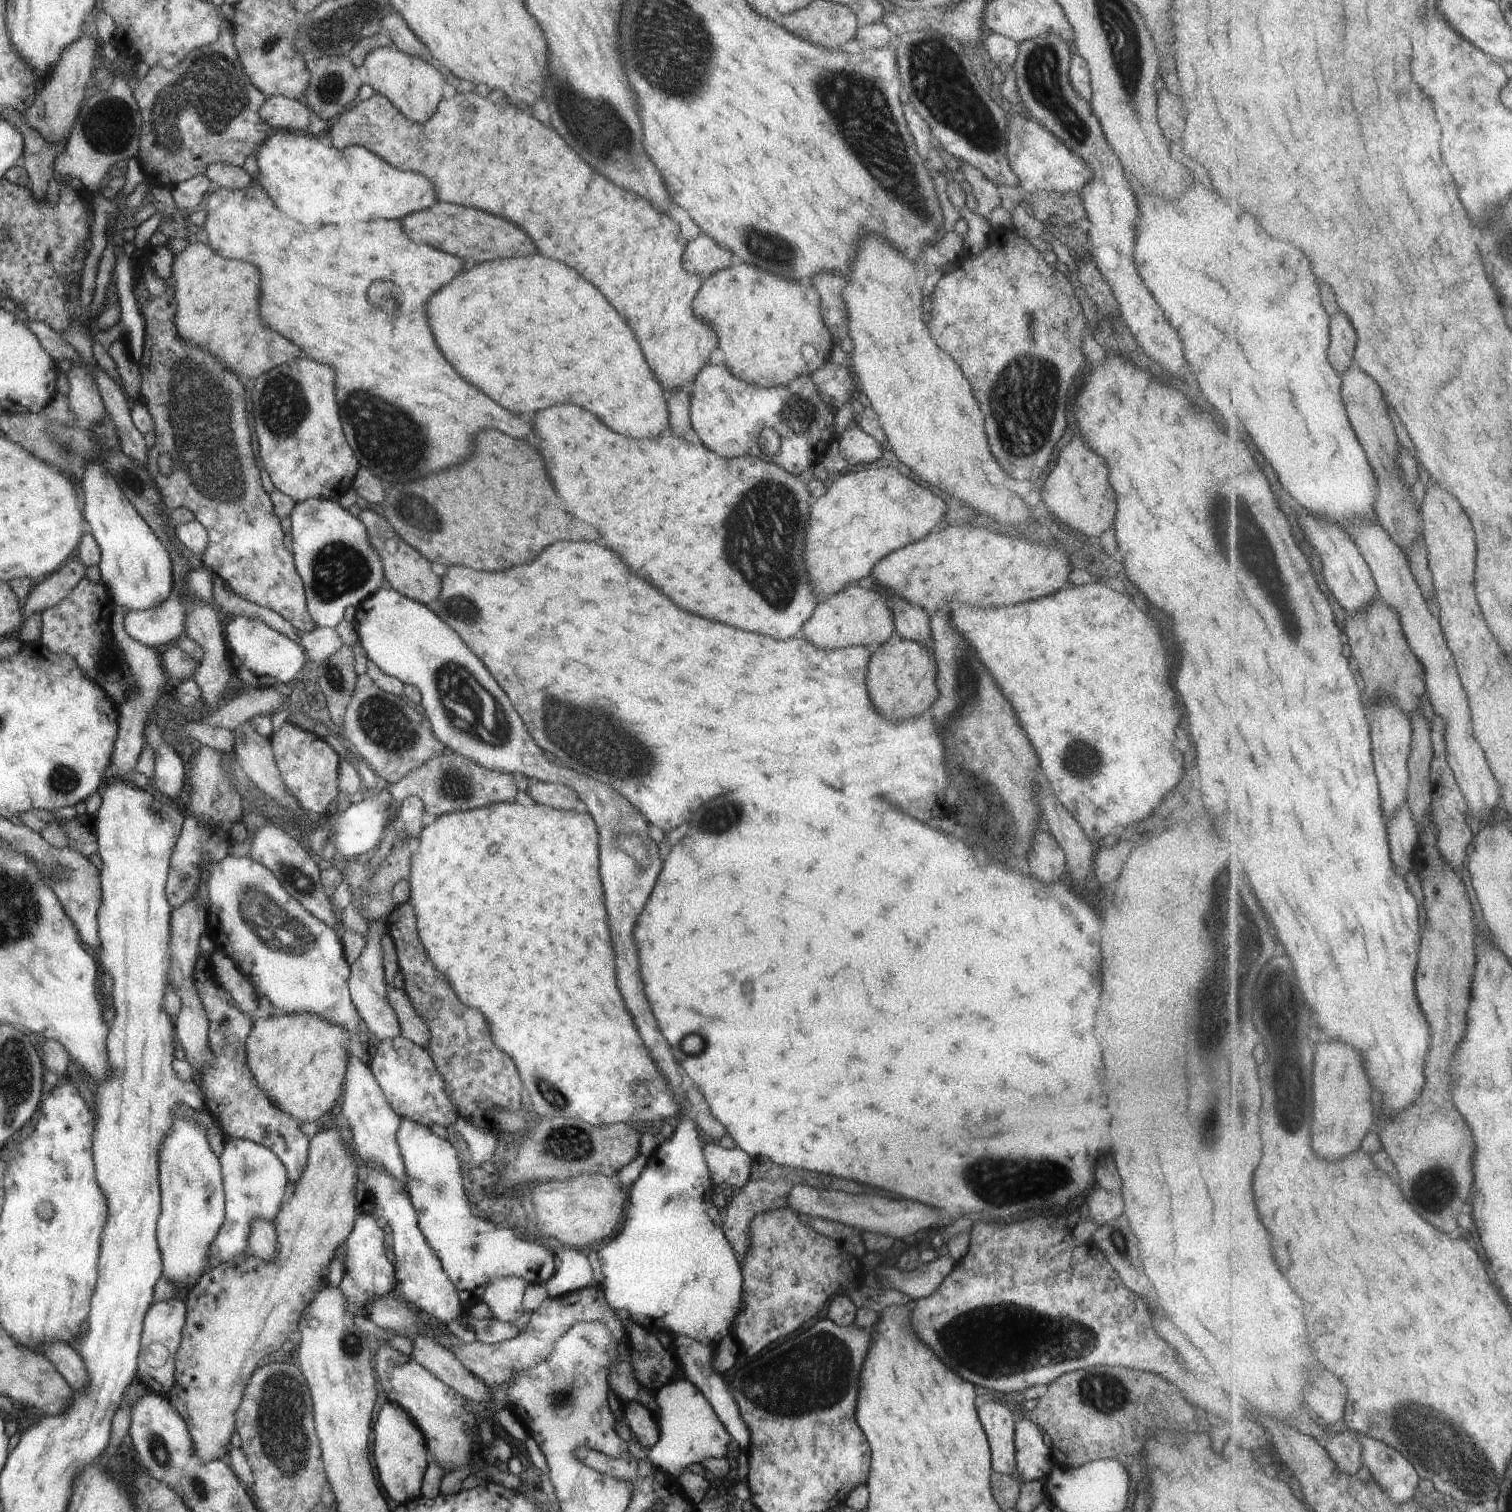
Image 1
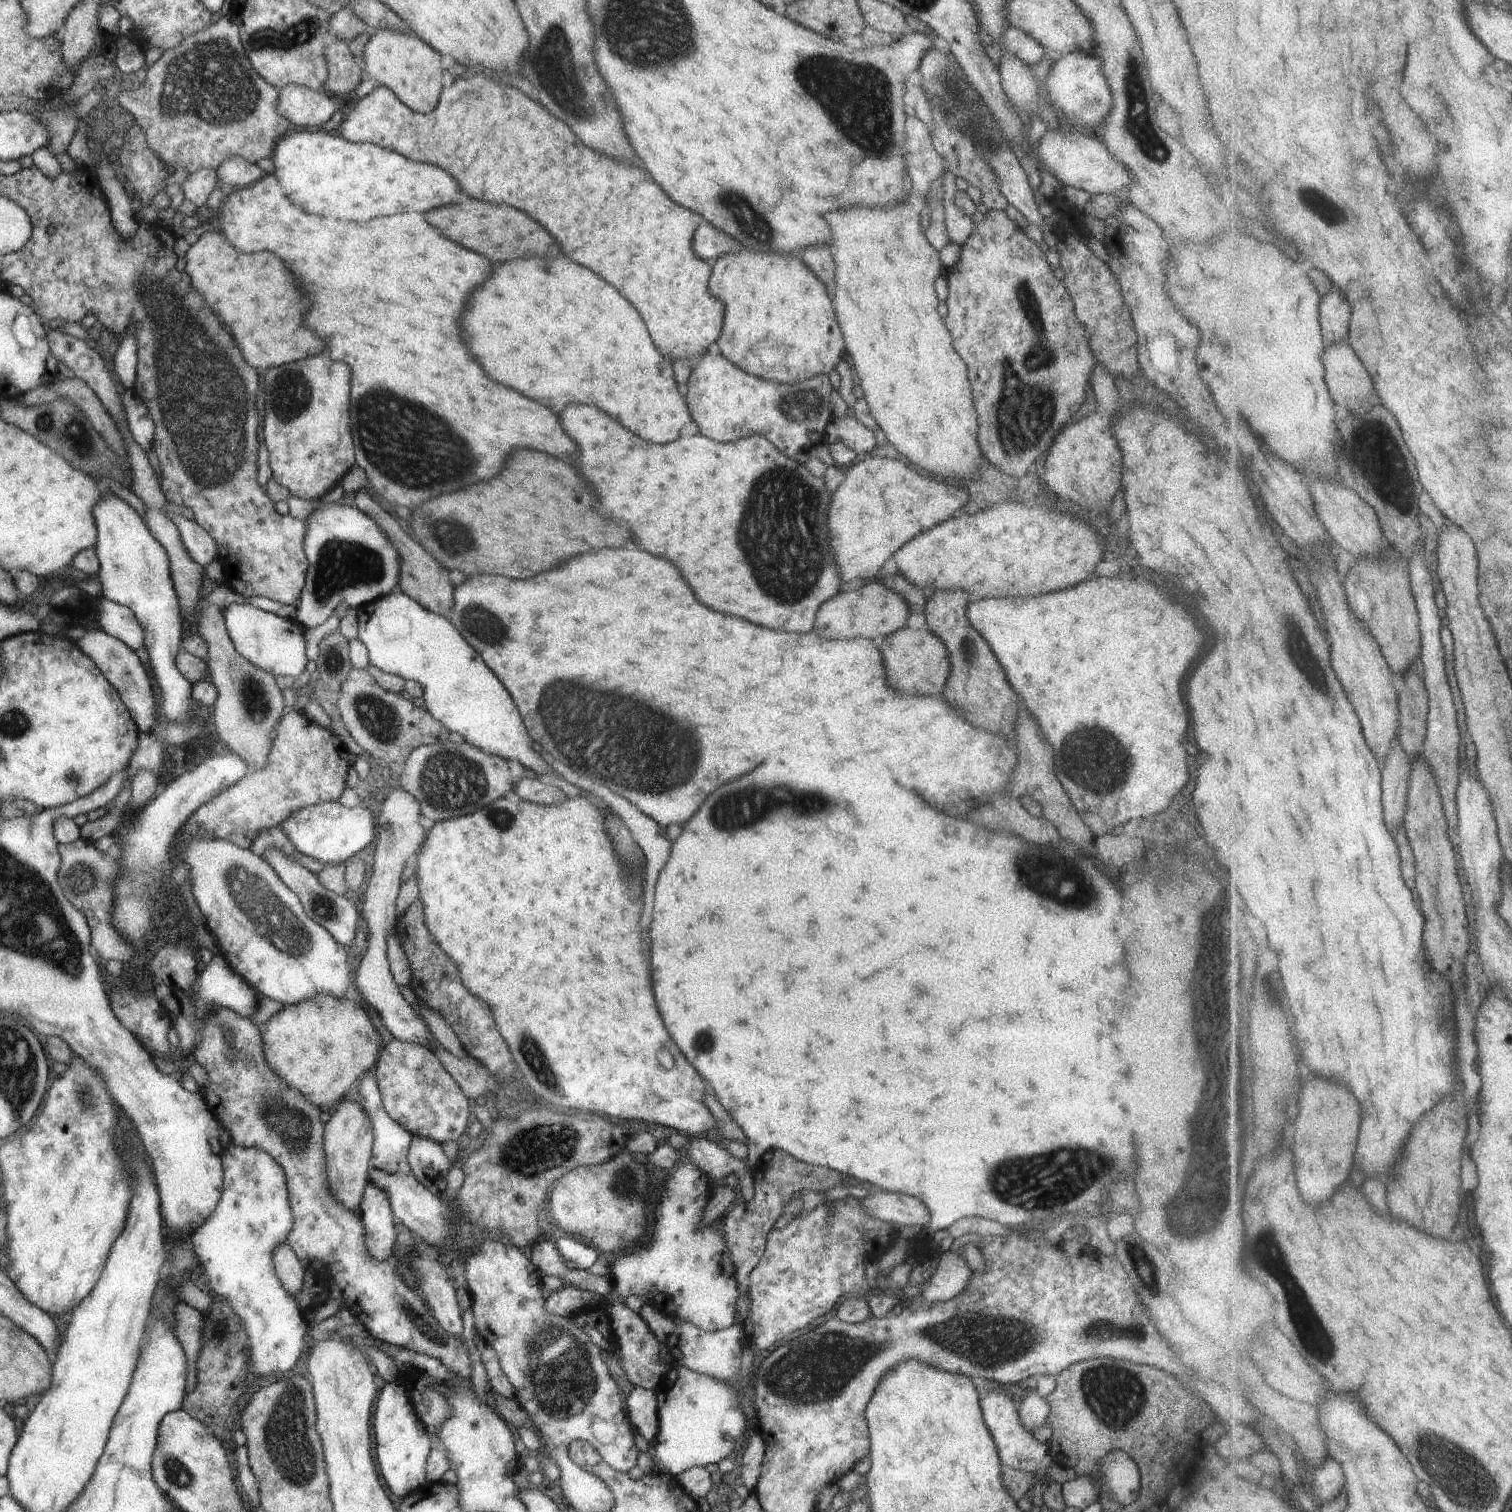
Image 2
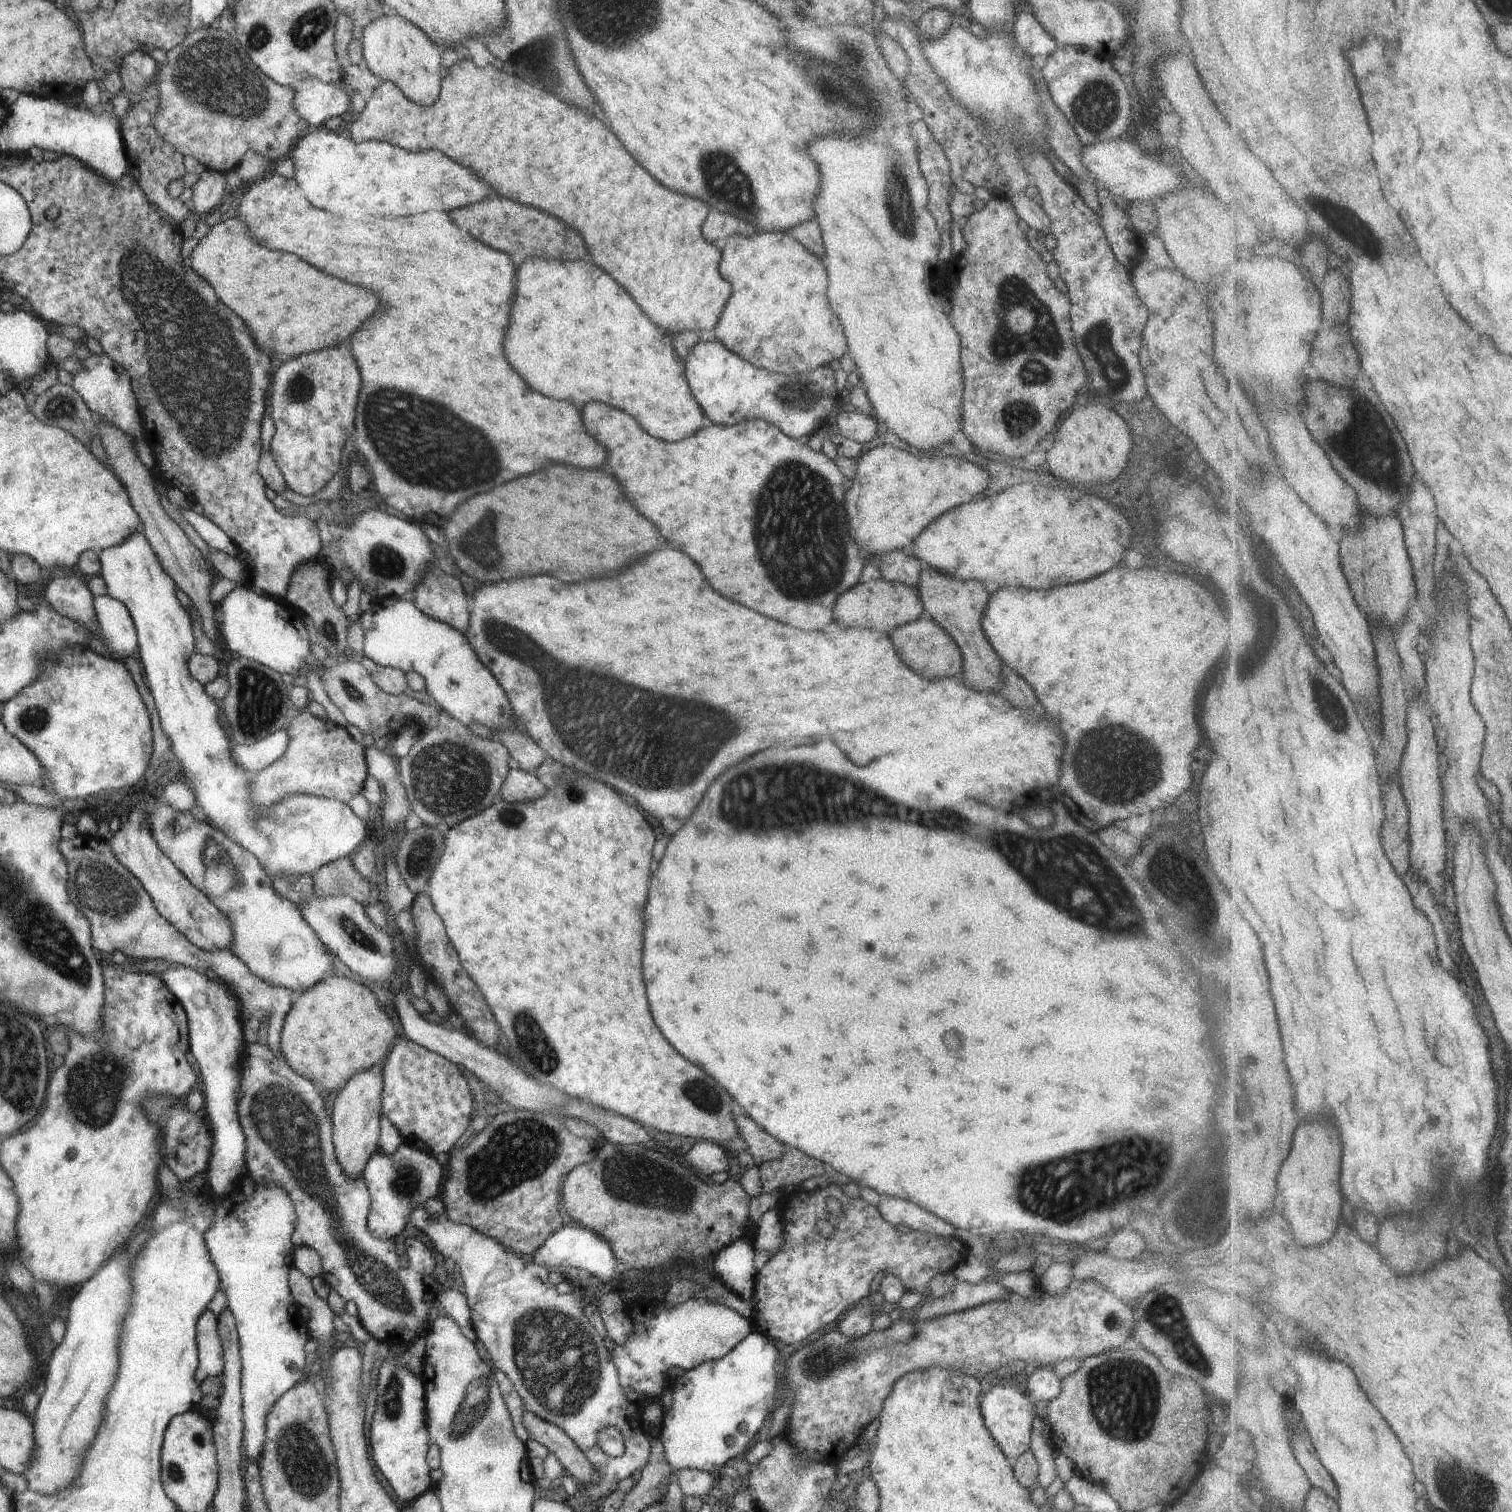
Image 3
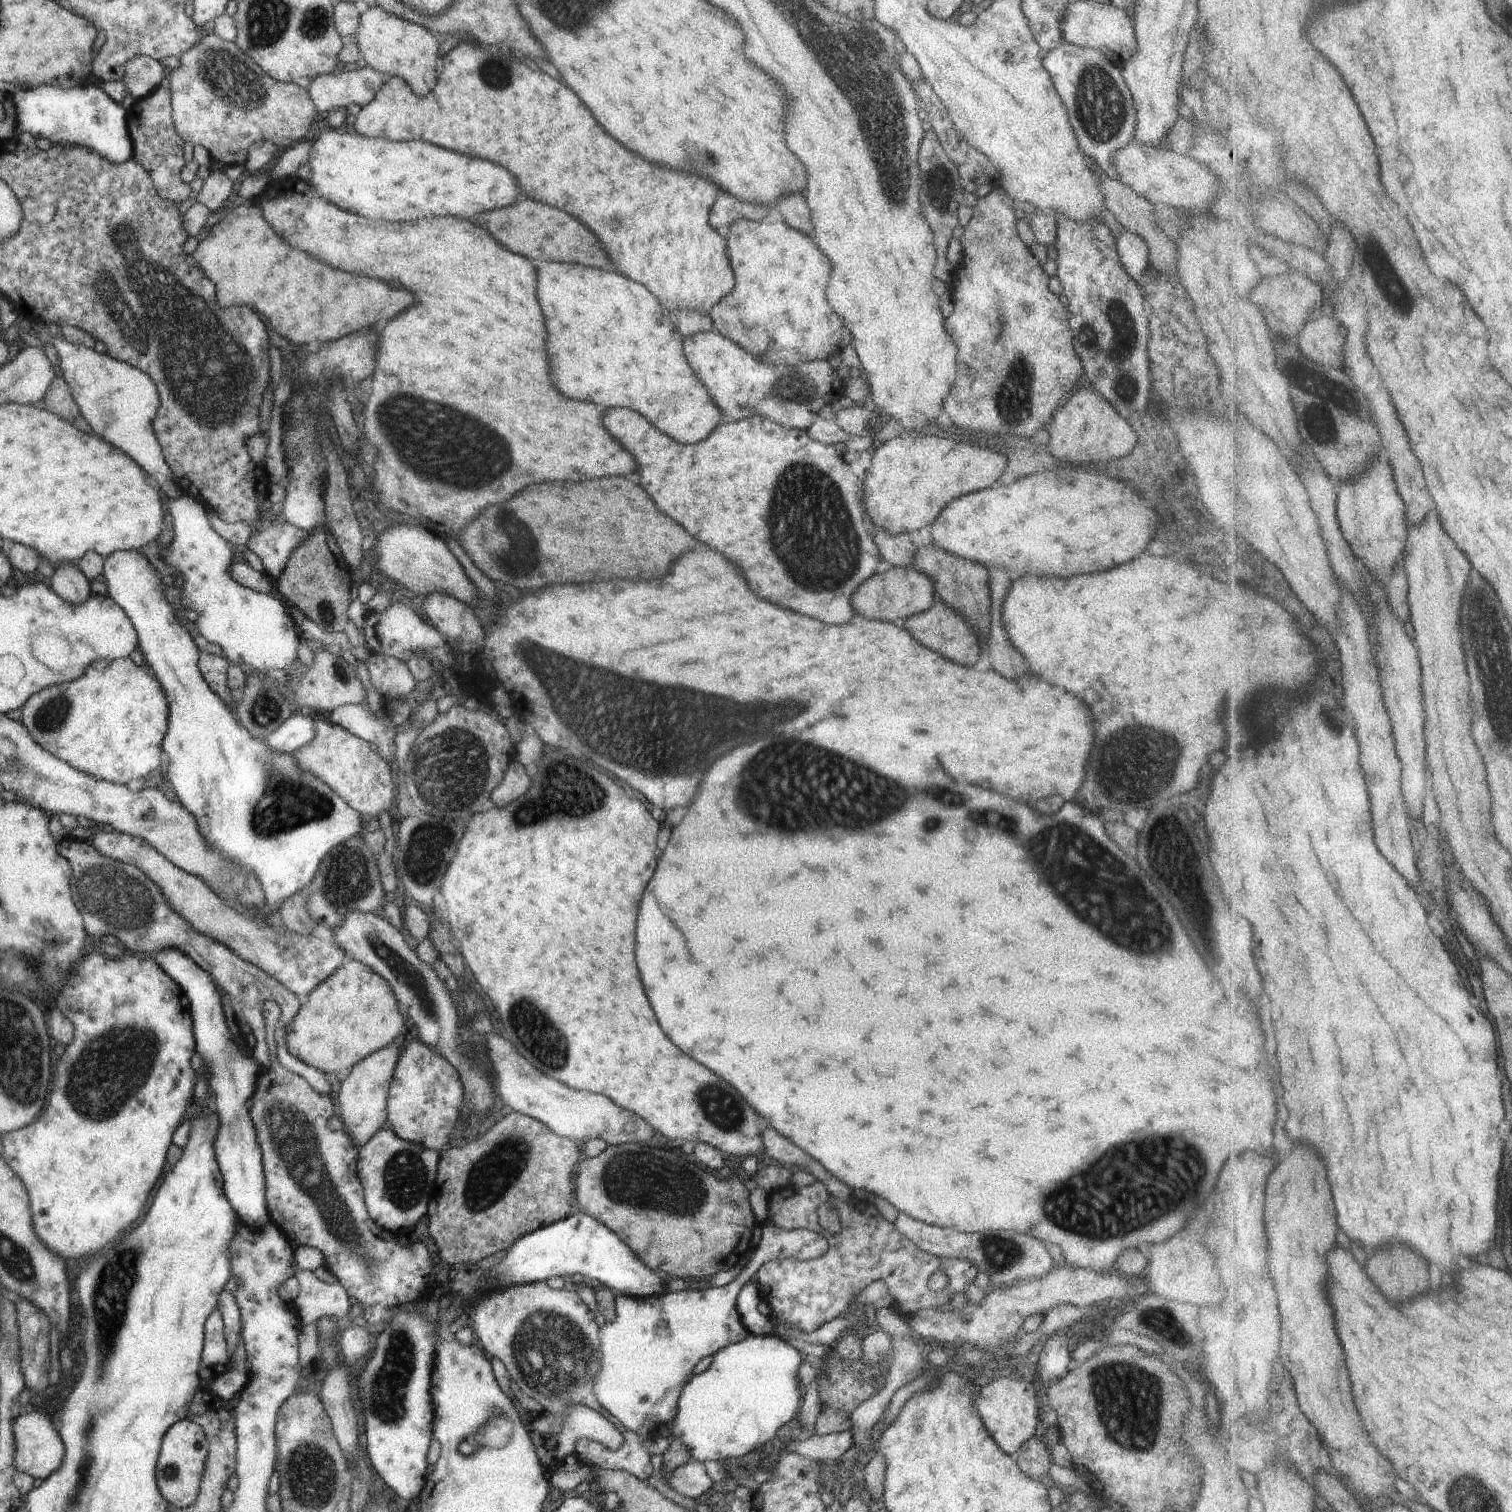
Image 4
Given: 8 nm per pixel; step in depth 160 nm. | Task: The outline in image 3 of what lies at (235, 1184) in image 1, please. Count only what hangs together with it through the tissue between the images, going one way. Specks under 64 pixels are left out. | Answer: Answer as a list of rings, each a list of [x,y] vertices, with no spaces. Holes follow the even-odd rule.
[[[248,1175],[219,1201],[215,1212],[204,1238],[240,1341],[243,1449],[247,1459],[258,1462],[265,1441],[266,1415],[282,1394],[301,1382],[308,1364],[305,1344],[312,1336],[288,1284],[295,1251],[291,1236],[297,1216],[289,1194],[280,1185],[254,1183]]]

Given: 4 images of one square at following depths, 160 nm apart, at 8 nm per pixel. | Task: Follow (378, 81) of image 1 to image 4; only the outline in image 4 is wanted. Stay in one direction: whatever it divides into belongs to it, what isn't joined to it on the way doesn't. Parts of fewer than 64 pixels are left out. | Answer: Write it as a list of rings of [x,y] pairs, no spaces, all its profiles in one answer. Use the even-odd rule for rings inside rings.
[[[380,7],[369,8],[359,16],[357,45],[368,66],[392,77],[400,77],[419,97],[426,96],[436,86],[436,67],[440,37],[423,26],[398,18]]]

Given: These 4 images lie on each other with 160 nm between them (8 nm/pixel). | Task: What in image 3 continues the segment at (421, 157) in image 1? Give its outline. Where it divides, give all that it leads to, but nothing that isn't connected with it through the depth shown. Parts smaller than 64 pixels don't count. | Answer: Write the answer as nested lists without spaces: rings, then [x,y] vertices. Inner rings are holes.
[[[472,60],[457,62],[448,72],[441,81],[438,102],[432,106],[413,103],[392,81],[383,81],[365,102],[360,117],[352,122],[352,140],[389,142],[410,152],[432,148],[444,152],[454,162],[472,168],[496,194],[538,208],[576,228],[594,264],[622,284],[658,328],[680,333],[715,328],[731,295],[731,284],[719,271],[721,251],[714,243],[706,242],[701,233],[710,212],[707,204],[666,190],[624,150],[620,140],[600,120],[566,106],[538,86],[508,76],[494,66],[478,68]]]

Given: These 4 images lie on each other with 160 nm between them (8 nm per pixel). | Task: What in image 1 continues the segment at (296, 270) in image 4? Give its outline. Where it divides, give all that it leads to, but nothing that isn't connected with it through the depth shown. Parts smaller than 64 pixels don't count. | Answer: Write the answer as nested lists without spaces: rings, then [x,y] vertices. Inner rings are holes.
[[[192,242],[175,255],[172,276],[174,276],[173,295],[177,304],[173,321],[177,335],[183,341],[196,345],[199,349],[218,358],[225,369],[236,378],[239,376],[258,378],[274,367],[293,361],[300,354],[300,350],[292,342],[278,336],[259,320],[258,270],[254,270],[254,266],[246,262],[225,259],[216,254],[209,244]]]

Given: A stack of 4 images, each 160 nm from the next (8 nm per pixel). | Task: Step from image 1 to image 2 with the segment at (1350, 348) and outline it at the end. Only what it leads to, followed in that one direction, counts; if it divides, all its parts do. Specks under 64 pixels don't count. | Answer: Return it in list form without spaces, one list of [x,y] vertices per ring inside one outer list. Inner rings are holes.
[[[1334,290],[1334,294],[1326,296],[1322,302],[1322,324],[1326,330],[1326,342],[1338,344],[1348,340],[1350,322],[1352,322],[1352,308],[1348,306],[1342,292]]]

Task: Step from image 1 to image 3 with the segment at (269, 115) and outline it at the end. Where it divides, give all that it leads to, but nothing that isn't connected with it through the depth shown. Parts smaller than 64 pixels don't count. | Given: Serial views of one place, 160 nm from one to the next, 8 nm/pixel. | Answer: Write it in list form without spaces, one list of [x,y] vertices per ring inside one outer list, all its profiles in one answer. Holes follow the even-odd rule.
[[[317,78],[304,79],[294,90],[293,107],[311,129],[323,128],[332,116],[344,114],[352,107],[351,97],[341,88],[341,84],[328,84]]]

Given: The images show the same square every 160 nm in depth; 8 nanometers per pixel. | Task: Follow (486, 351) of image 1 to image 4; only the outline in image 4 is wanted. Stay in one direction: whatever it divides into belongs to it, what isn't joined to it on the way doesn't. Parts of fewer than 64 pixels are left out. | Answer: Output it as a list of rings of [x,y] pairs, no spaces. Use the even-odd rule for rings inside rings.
[[[542,262],[536,270],[538,274],[538,284],[536,284],[536,298],[538,304],[542,308],[544,314],[544,322],[546,322],[546,356],[548,356],[548,370],[550,370],[550,380],[554,384],[554,388],[558,392],[562,392],[568,398],[578,398],[578,400],[586,400],[586,402],[594,402],[594,404],[602,404],[604,408],[614,408],[614,406],[626,406],[630,410],[636,410],[638,414],[642,414],[654,428],[658,428],[662,434],[674,438],[676,442],[682,444],[694,444],[700,438],[706,438],[716,424],[720,422],[722,414],[720,409],[714,404],[713,398],[706,392],[706,388],[699,381],[699,378],[690,370],[690,366],[686,364],[684,358],[684,346],[682,346],[682,338],[678,334],[676,324],[668,318],[670,314],[658,304],[658,300],[640,284],[614,274],[614,272],[604,272],[604,270],[594,270],[594,268],[586,268],[580,264],[558,264],[558,262]],[[648,310],[650,310],[650,336],[646,342],[646,334],[648,334]]]

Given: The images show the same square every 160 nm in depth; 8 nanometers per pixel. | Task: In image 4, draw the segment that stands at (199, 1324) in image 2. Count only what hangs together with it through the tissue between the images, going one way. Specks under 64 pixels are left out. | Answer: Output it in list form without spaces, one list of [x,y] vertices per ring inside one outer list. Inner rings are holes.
[[[216,1308],[205,1322],[204,1344],[198,1376],[209,1379],[228,1365],[227,1344],[220,1311]]]

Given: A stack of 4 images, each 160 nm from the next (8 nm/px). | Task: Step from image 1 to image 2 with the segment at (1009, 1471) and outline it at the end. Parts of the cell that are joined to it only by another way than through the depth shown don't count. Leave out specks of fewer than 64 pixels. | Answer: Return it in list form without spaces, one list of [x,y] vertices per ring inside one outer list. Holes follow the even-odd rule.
[[[989,1392],[980,1400],[985,1425],[988,1427],[1002,1465],[1008,1465],[1013,1469],[1026,1470],[1026,1472],[1041,1473],[1050,1463],[1053,1457],[1049,1454],[1048,1444],[1042,1444],[1028,1432],[1019,1421],[1019,1412],[1014,1407],[1012,1398],[1001,1392]]]

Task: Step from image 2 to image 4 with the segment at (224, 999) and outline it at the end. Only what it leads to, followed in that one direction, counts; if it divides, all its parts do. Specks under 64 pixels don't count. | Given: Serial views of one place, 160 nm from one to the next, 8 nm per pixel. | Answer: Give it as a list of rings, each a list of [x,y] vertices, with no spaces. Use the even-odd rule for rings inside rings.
[[[178,949],[158,951],[153,962],[170,976],[186,995],[192,1015],[195,1052],[200,1054],[203,1064],[210,1070],[208,1086],[214,1092],[219,1120],[213,1145],[216,1162],[223,1178],[222,1188],[225,1197],[246,1226],[256,1228],[264,1226],[270,1220],[266,1206],[262,1153],[247,1106],[247,1100],[254,1094],[257,1086],[260,1064],[249,1053],[244,1042],[243,1048],[239,1047],[234,1034],[225,1024],[218,986],[202,967],[194,964],[191,958]]]

